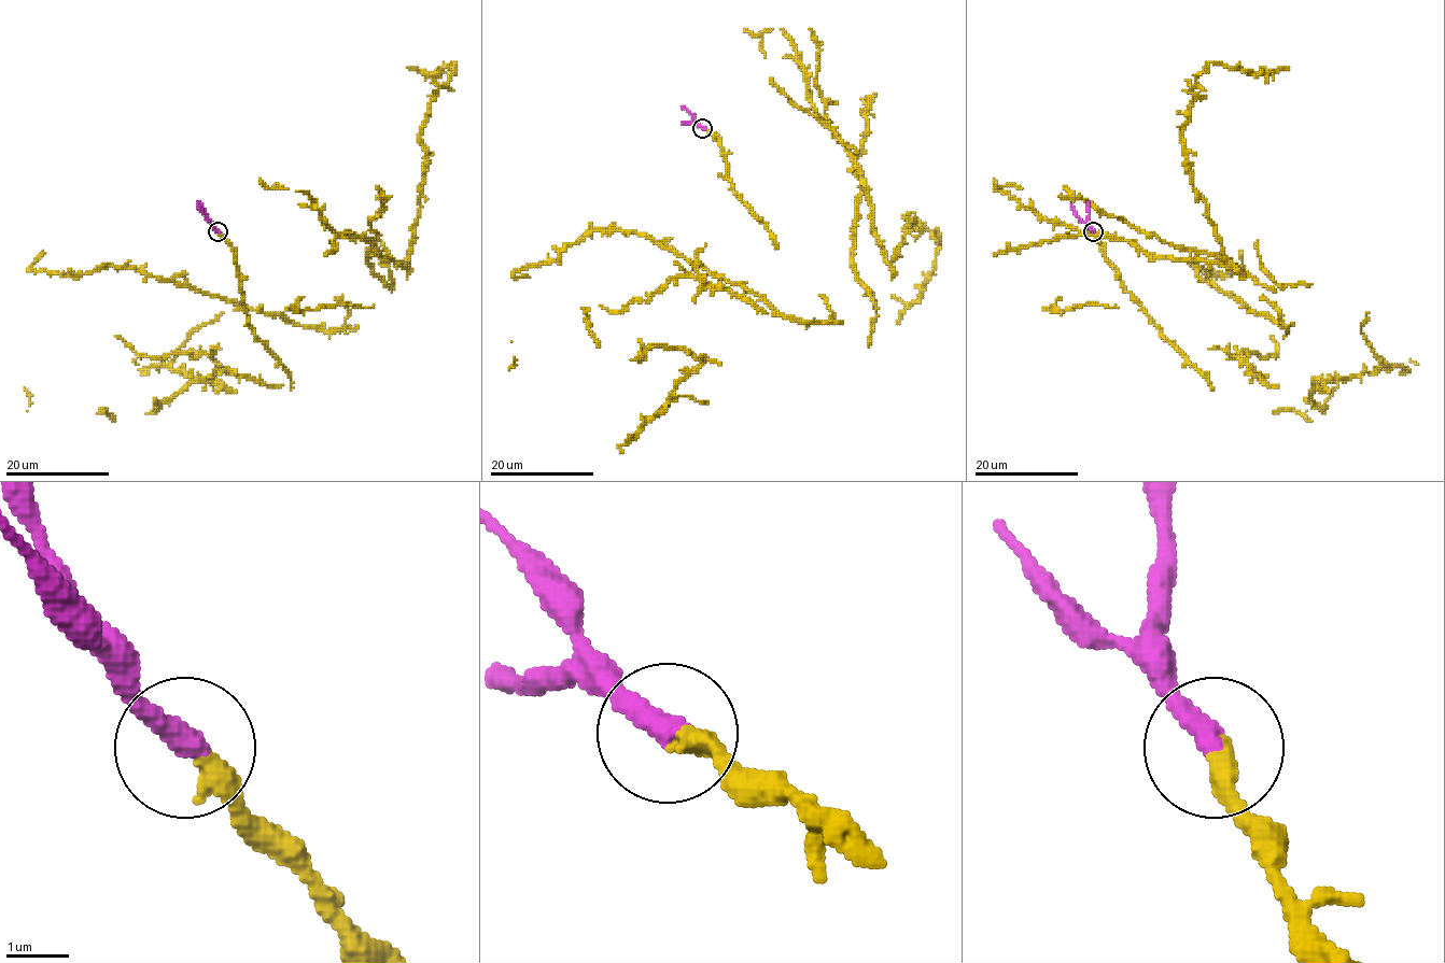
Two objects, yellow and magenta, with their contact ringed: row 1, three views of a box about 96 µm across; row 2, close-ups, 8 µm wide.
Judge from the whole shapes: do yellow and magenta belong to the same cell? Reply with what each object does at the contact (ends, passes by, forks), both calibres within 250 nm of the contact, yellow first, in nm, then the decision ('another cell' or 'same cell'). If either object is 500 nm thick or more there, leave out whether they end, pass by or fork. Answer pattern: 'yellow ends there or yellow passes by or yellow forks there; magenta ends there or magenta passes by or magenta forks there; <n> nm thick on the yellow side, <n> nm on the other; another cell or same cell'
yellow ends there; magenta ends there; 360 nm thick on the yellow side, 400 nm on the other; same cell

